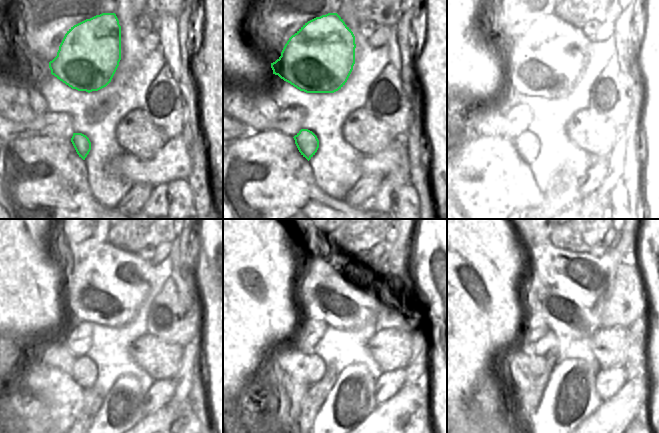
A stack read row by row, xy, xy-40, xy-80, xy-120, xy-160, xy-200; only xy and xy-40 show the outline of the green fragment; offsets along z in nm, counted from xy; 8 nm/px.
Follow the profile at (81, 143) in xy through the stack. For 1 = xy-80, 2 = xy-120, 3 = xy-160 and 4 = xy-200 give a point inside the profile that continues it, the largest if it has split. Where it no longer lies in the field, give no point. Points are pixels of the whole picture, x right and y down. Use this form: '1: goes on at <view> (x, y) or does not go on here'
1: goes on at xy-80 (531, 144)
2: goes on at xy-120 (85, 370)
3: goes on at xy-160 (315, 368)
4: goes on at xy-200 (541, 363)

